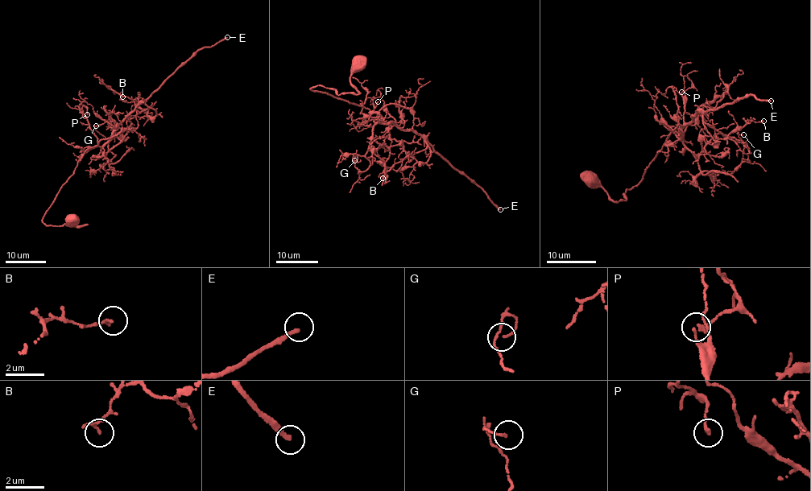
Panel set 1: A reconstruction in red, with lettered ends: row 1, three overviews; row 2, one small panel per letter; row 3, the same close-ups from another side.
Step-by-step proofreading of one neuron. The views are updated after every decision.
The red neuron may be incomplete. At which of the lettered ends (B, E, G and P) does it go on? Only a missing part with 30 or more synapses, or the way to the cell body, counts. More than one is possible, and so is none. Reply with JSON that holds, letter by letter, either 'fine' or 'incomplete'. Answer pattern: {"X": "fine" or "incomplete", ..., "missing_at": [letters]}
{"B": "fine", "E": "incomplete", "G": "fine", "P": "fine", "missing_at": ["E"]}

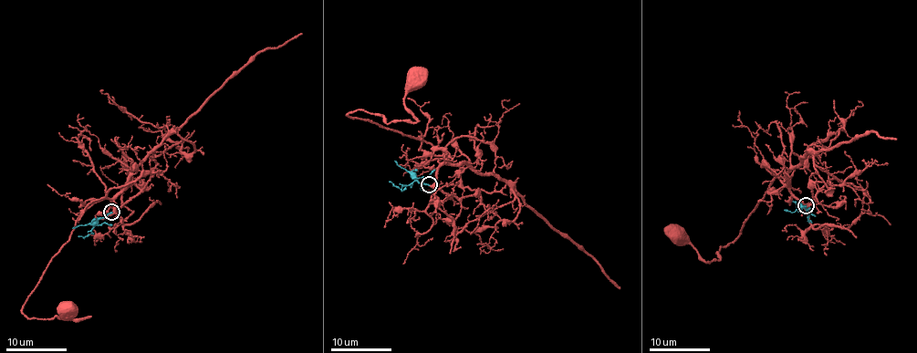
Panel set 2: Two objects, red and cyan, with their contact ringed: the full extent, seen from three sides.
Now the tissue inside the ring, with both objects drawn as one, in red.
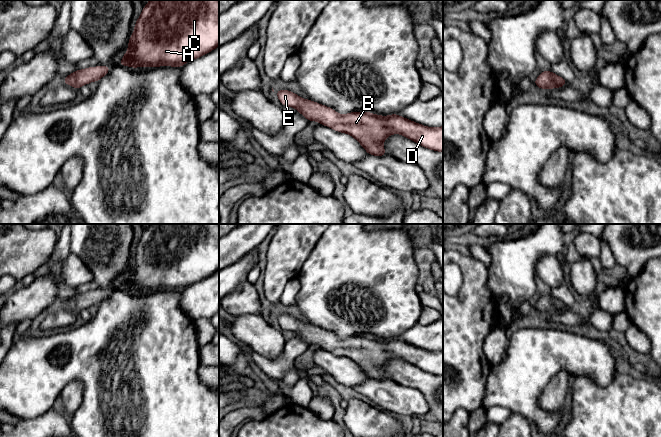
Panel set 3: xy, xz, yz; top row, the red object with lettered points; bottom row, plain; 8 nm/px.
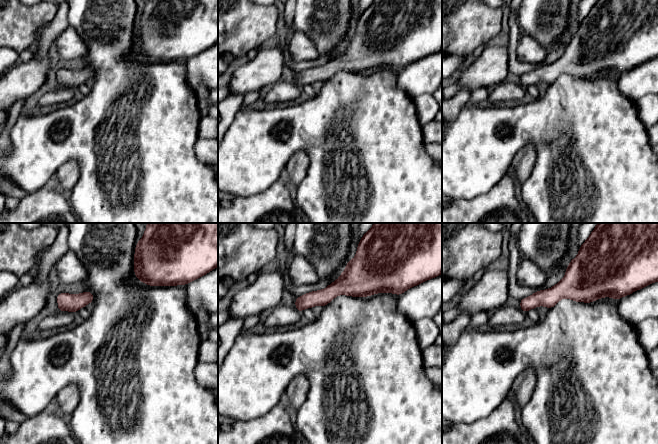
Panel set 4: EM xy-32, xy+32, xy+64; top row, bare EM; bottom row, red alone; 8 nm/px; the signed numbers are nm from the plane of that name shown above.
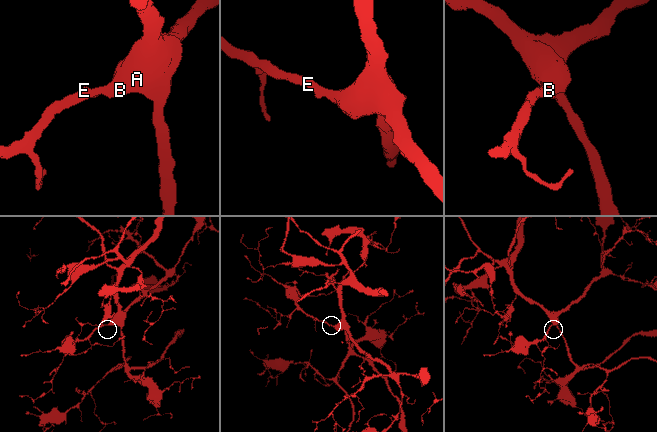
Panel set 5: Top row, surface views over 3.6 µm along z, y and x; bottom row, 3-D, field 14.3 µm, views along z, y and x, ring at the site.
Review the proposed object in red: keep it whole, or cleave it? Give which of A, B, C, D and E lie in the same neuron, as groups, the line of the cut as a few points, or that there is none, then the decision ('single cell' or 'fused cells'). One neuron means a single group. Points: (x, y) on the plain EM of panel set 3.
groups A B C D E; cut none; single cell

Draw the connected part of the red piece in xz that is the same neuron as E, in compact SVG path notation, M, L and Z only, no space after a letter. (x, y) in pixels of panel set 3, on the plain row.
M278 314L275 317L283 330L295 332L308 345L317 345L335 355L349 358L369 379L387 379L383 366L392 358L401 358L422 371L443 376L443 350L423 350L398 338L381 340L370 336L351 336L342 339L289 314Z

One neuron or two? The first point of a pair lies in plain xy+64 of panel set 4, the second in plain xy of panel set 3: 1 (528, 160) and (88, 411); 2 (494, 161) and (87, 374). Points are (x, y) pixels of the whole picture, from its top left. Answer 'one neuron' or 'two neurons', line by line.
1: two neurons
2: one neuron

